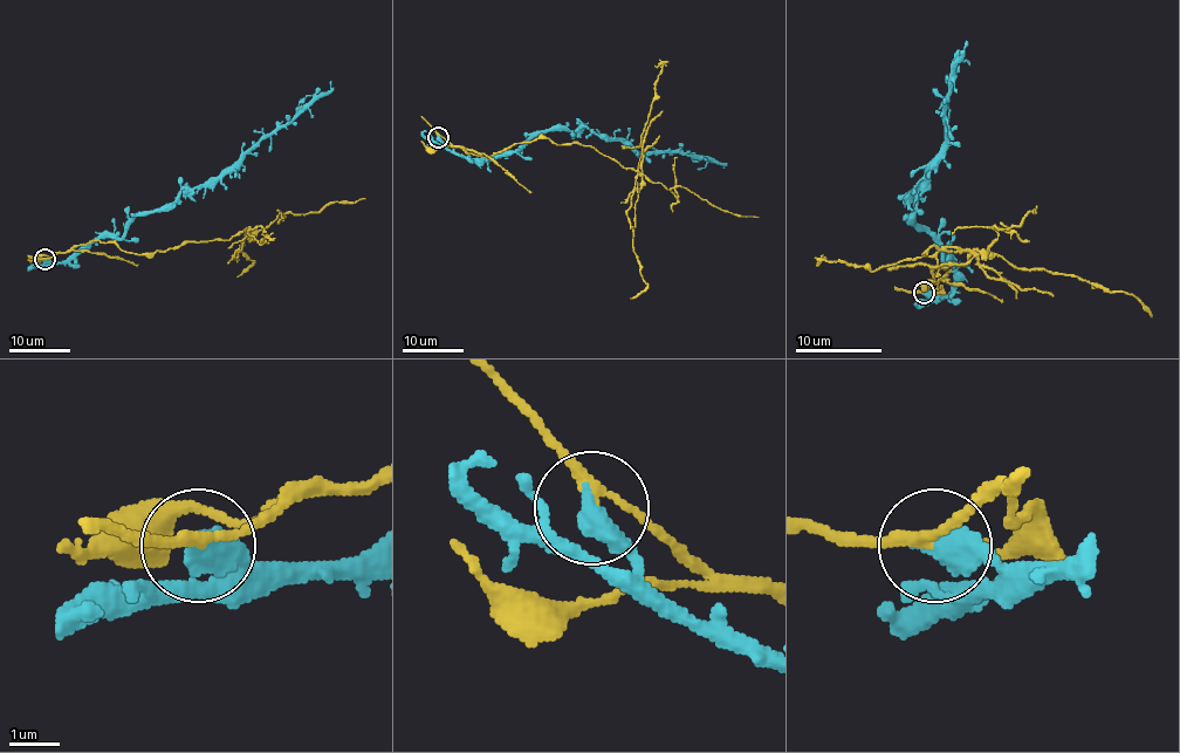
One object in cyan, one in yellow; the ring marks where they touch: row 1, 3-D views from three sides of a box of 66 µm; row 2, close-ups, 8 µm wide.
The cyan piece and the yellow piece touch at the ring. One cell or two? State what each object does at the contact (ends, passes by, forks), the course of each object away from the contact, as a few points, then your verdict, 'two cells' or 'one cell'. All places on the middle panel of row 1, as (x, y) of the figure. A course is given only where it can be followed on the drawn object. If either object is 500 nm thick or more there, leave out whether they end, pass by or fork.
cyan via (438, 137), (471, 158), (489, 158), (547, 131), (589, 128), (623, 137), (639, 152), (706, 156), (724, 168) | yellow via (438, 137), (486, 157), (549, 138), (590, 145), (637, 171), (633, 251), (647, 286), (630, 299) | two cells

